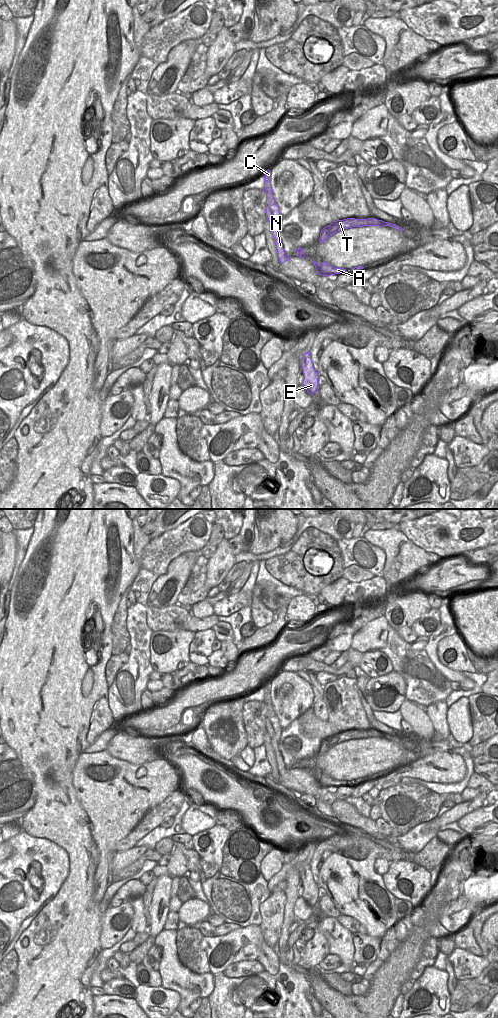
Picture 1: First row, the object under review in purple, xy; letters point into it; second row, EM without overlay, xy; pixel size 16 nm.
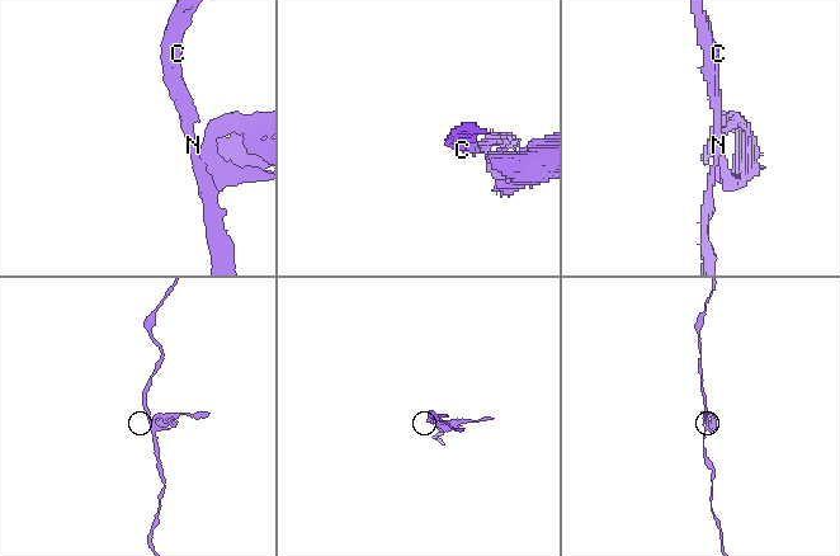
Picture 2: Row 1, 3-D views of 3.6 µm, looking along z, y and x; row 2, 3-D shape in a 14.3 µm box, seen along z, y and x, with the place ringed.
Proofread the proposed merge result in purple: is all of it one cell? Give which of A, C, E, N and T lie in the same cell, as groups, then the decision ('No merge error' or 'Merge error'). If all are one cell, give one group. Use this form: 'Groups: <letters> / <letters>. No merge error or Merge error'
Groups: A T / C E N. Merge error.

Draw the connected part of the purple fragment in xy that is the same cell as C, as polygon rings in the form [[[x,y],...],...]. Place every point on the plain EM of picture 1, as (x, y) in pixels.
[[[268,681],[265,684],[265,695],[263,703],[266,706],[266,730],[270,735],[271,744],[275,753],[278,770],[280,775],[284,775],[289,769],[286,768],[282,753],[279,749],[279,744],[281,743],[281,733],[283,728],[279,723],[279,719],[275,714],[271,700],[271,683]]]

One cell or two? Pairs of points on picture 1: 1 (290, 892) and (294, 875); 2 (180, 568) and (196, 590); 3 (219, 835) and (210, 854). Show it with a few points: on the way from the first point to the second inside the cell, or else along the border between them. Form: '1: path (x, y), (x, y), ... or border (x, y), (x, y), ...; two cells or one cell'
1: path (292, 888), (293, 879); one cell
2: border (195, 562), (177, 600); two cells
3: path (214, 840), (210, 849); one cell

